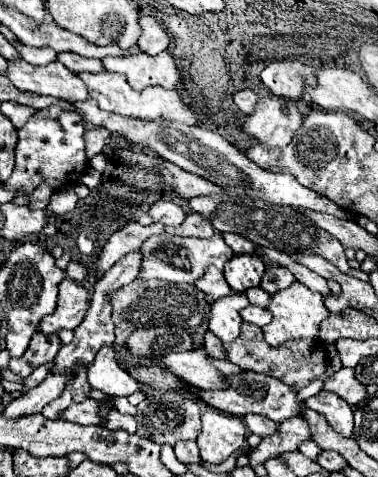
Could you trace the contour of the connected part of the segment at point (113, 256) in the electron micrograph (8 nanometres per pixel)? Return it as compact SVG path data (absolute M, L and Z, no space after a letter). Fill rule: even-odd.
M126 223L120 231L116 231L108 243L104 245L102 253L100 253L100 261L96 265L96 281L116 263L120 261L120 257L132 253L132 251L138 251L138 247L152 235L160 235L164 233L164 225L160 223L152 223L148 227L140 225L140 223Z

